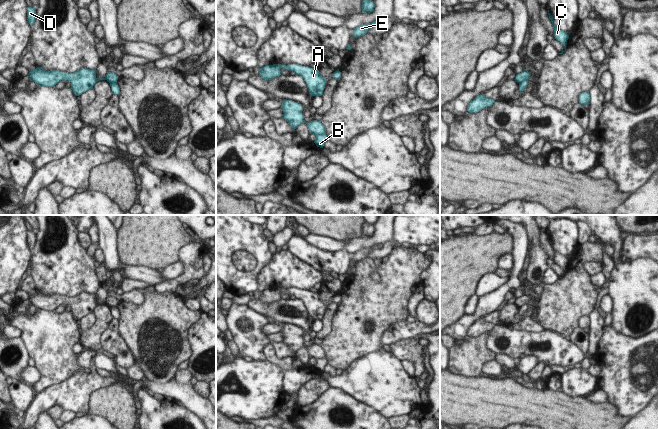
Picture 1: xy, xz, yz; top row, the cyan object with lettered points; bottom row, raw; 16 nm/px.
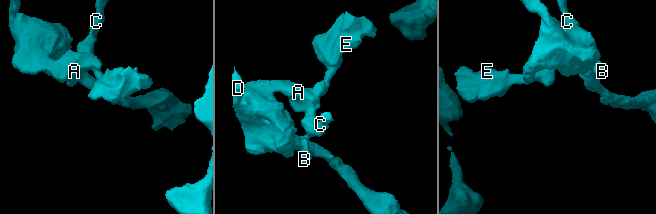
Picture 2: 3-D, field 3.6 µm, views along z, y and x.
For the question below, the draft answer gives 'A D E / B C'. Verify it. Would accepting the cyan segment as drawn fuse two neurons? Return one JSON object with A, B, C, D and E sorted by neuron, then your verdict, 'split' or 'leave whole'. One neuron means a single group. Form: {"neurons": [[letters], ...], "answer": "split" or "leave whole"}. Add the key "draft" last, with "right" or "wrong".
{"neurons": [["A", "D", "E"], ["B", "C"]], "answer": "split", "draft": "right"}

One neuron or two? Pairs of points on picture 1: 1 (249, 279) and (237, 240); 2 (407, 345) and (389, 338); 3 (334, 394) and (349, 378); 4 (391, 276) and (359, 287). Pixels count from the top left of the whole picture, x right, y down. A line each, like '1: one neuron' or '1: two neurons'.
1: one neuron
2: two neurons
3: two neurons
4: one neuron

